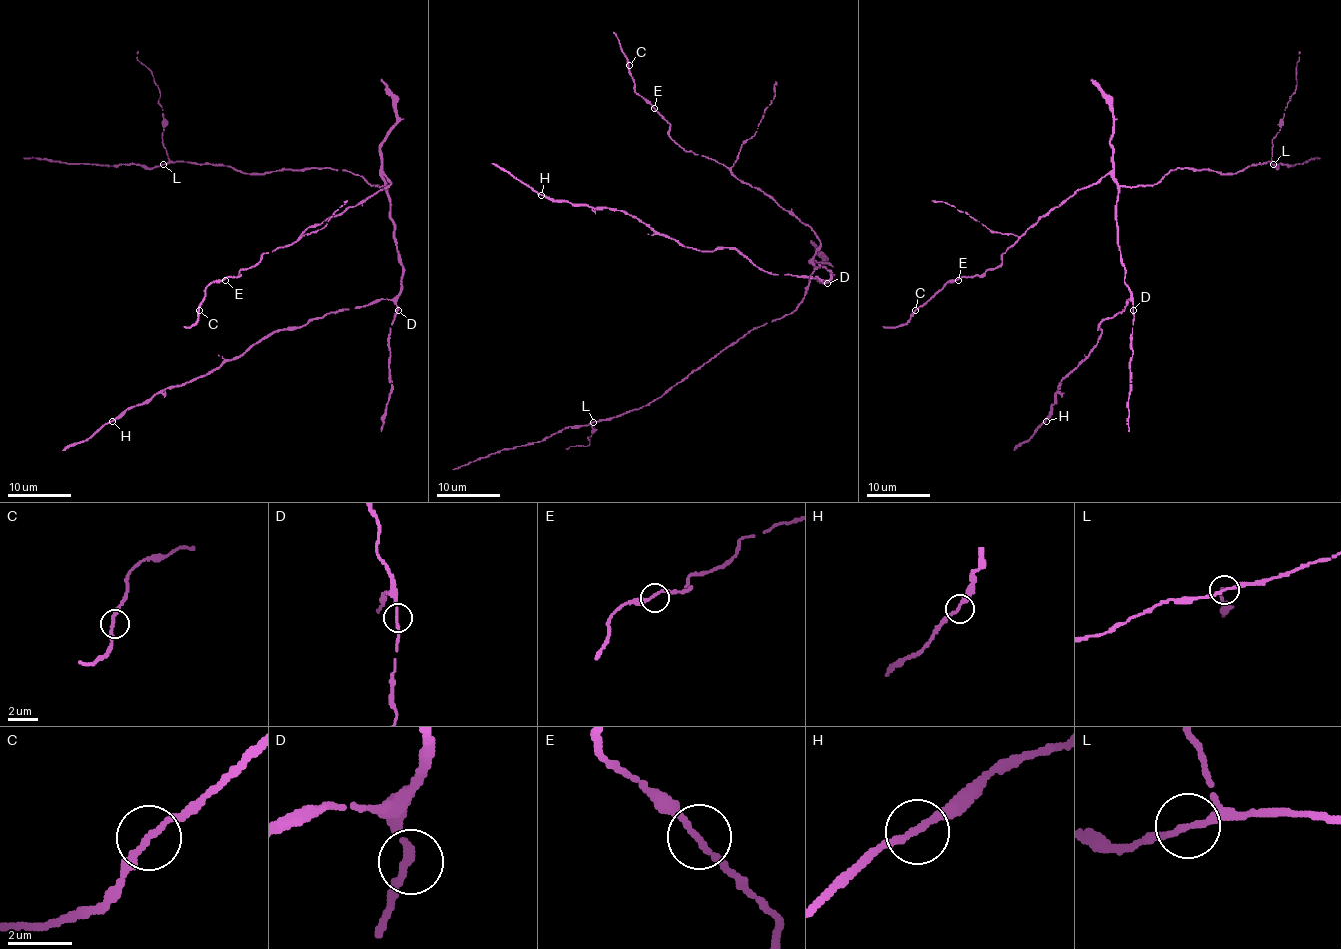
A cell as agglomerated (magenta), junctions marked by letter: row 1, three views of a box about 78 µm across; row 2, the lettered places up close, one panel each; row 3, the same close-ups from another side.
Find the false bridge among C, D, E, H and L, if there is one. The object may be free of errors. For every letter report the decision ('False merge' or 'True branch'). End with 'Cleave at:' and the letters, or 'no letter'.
C: True branch
D: True branch
E: True branch
H: True branch
L: True branch
Cleave at: no letter

